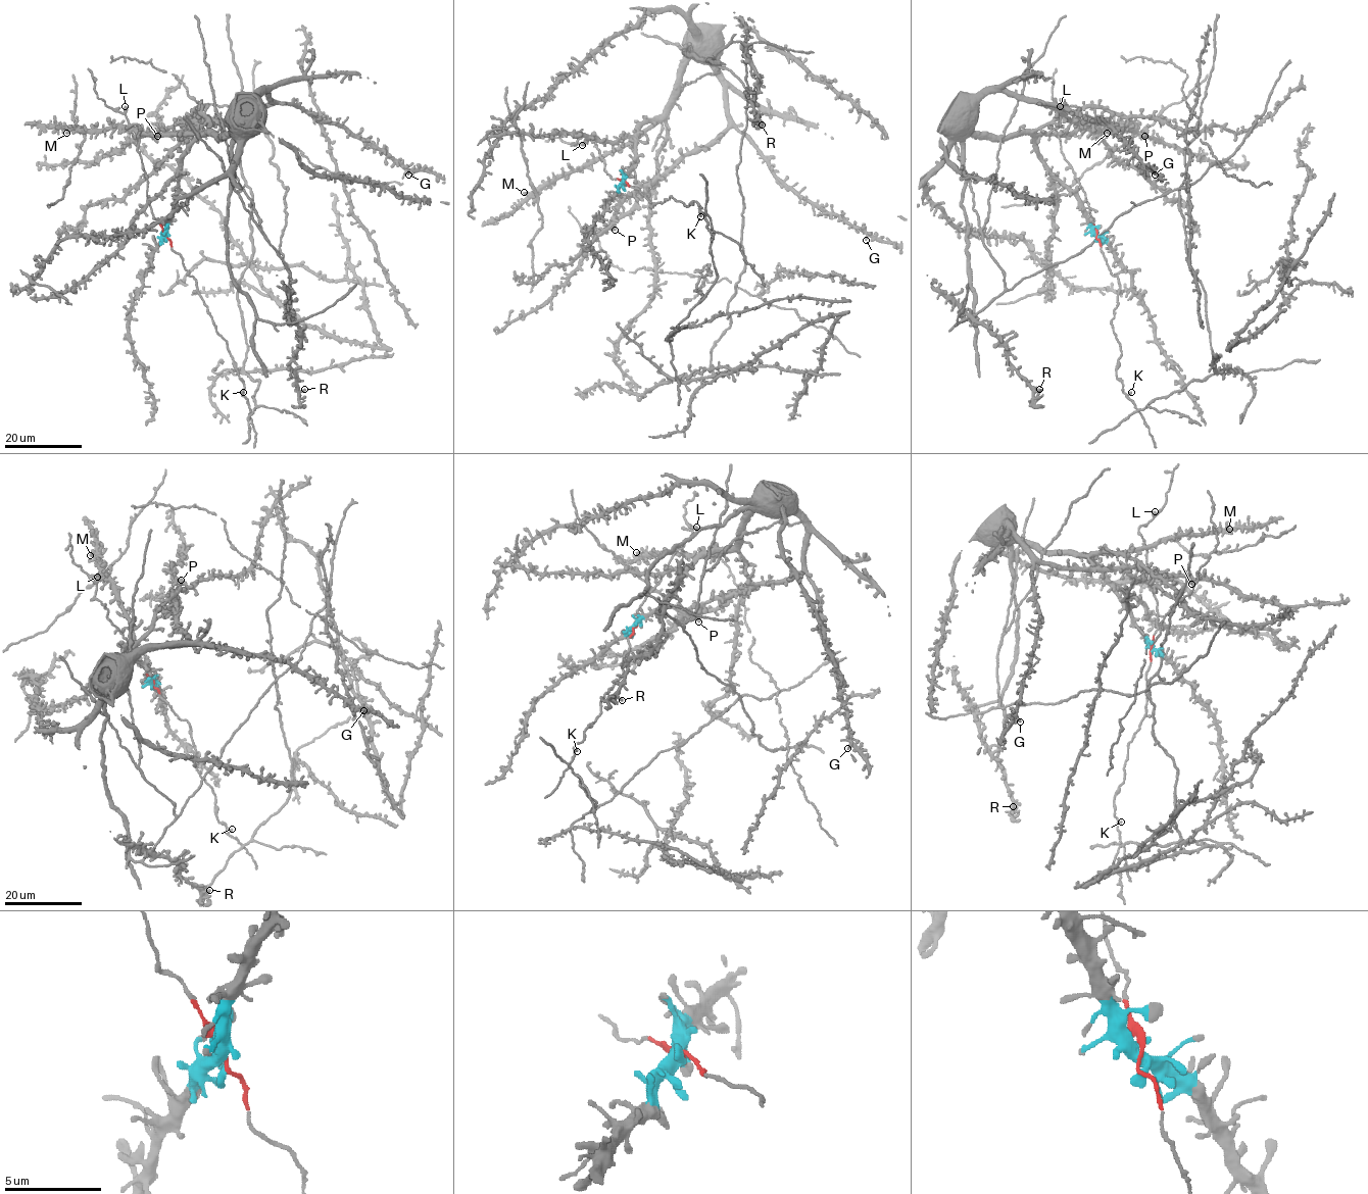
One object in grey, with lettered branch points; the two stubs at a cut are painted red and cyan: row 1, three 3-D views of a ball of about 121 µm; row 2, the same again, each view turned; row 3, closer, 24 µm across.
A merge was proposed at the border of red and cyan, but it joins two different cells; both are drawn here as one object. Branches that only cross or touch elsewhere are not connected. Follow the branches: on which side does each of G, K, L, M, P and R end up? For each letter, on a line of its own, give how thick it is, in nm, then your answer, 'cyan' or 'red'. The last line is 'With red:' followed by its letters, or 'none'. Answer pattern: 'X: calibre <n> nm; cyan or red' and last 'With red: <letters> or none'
G: calibre 220 nm; cyan
K: calibre 240 nm; red
L: calibre 440 nm; red
M: calibre 300 nm; cyan
P: calibre 360 nm; cyan
R: calibre 220 nm; cyan
With red: K, L

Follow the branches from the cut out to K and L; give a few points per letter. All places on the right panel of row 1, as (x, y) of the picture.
K: (1096, 235), (1108, 268), (1118, 278), (1118, 305), (1111, 320), (1122, 353), (1116, 375), (1123, 391), (1131, 392)
L: (1096, 235), (1085, 192), (1051, 126), (1060, 106)

